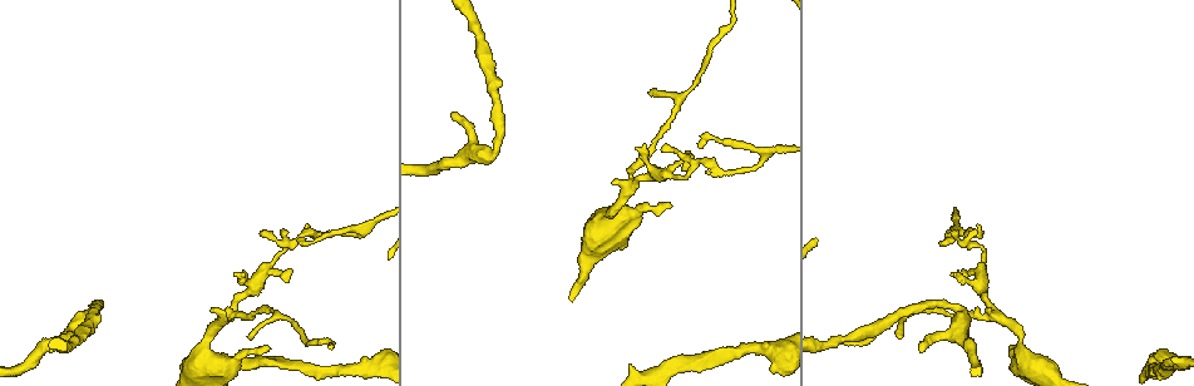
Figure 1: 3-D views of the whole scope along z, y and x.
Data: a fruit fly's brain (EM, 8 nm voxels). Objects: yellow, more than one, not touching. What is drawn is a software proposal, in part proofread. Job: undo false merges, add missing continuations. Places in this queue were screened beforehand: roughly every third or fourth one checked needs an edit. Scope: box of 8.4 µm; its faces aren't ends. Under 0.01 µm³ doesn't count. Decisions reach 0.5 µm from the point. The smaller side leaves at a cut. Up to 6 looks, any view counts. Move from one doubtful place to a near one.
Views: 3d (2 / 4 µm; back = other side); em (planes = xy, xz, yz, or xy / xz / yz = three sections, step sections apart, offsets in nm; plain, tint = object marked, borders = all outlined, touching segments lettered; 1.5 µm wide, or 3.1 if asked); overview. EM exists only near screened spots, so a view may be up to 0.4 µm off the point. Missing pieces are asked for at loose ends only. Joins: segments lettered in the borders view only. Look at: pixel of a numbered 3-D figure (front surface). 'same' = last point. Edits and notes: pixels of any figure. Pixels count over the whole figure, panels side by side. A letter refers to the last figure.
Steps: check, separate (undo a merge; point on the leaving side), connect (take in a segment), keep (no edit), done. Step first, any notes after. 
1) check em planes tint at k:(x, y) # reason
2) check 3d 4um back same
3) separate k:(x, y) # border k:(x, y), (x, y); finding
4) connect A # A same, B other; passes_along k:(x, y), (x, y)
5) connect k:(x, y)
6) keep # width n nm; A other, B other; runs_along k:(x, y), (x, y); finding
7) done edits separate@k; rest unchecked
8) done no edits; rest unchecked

check 3d 4um at 1:(270, 349) # free end

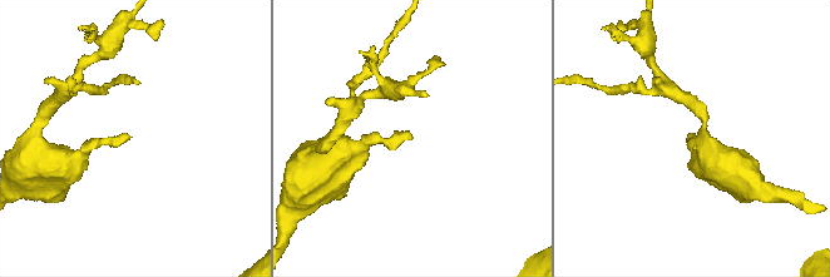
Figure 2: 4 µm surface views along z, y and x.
check em planes borders at 2:(694, 134)

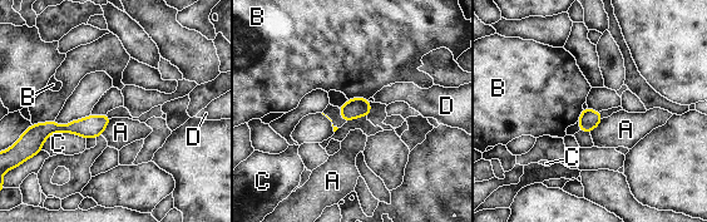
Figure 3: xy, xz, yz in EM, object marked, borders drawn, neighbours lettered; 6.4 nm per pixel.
keep # A other, B other, C other, D other; runs_along 3:(107, 119), (92, 127), (44, 128); no lettered segment goes on from it

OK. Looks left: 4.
check em planes borders at 1:(689, 150)

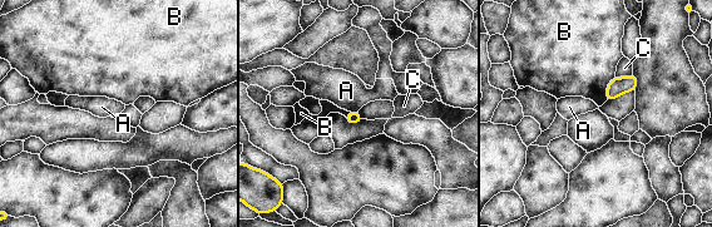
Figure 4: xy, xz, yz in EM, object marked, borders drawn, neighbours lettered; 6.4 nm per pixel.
keep # A other, B other, C other; border 4:(614, 75), (608, 84), (604, 100); none of them fits

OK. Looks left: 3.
check em planes borders at 1:(80, 338) # thin neck

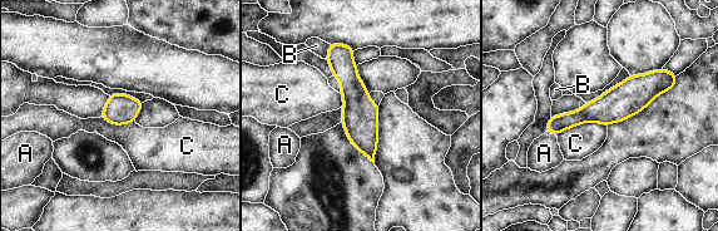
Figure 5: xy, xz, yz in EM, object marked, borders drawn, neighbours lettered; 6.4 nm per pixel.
keep # longest_contact C 340 nm; A other, B other, C other; runs_along 5:(667, 79), (607, 109), (549, 128); all the same cell

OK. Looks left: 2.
done no edits; rest unchecked

